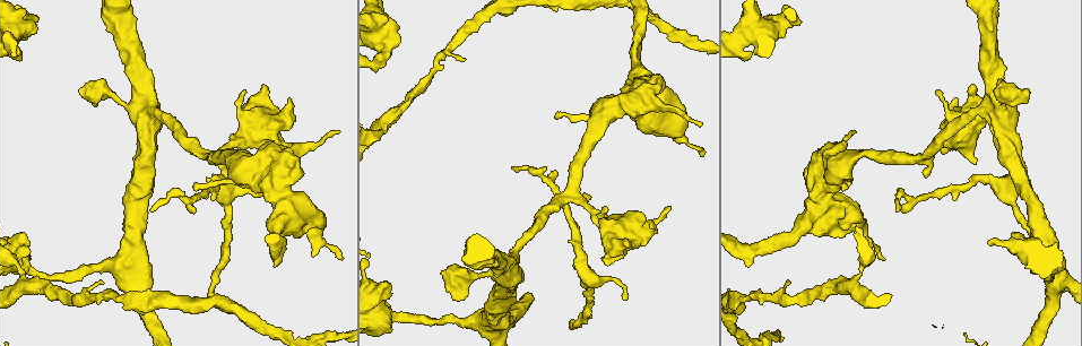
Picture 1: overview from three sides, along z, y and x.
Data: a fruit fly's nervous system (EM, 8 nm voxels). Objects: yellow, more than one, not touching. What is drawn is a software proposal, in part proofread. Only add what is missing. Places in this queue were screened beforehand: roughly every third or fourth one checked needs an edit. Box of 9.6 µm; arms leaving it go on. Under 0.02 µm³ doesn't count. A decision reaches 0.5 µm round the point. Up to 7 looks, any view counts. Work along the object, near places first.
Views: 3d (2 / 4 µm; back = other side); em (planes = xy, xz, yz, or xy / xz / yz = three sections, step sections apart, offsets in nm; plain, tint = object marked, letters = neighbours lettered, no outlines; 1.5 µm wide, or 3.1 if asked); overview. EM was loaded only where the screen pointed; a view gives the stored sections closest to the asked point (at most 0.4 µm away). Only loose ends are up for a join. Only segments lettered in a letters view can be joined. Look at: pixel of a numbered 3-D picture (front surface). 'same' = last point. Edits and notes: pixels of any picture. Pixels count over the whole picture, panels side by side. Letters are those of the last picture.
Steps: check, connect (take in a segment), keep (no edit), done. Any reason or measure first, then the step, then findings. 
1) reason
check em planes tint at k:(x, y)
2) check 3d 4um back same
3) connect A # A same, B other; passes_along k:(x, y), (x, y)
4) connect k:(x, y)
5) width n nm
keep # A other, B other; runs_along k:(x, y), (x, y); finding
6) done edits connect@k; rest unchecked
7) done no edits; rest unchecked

free end
check em planes letters at 1:(749, 57)

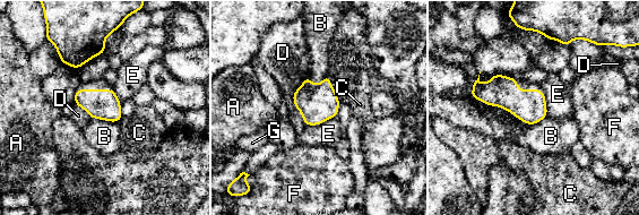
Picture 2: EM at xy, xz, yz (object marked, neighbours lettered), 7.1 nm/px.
width 220 nm
keep # A other, B other, C other, D other, E other, F other, G other; border 2:(336, 115), (317, 125), (307, 126); no lettered segment goes on from it

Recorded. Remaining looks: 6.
branch stops here
check em xy step 4 plain at 1:(102, 280)

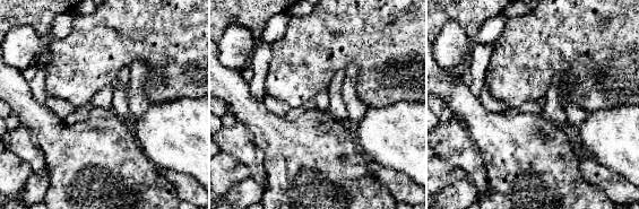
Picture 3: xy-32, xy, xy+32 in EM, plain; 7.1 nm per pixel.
what lies round it
check em xy step 4 letters same

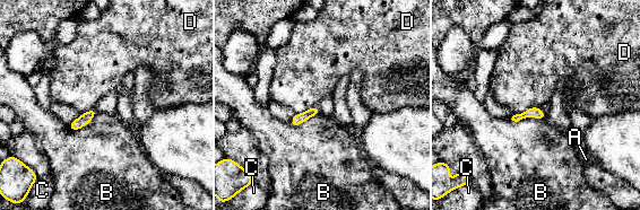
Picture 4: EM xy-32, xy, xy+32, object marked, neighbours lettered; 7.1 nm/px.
keep # A other, B other, C other, D other; border 4:(81, 114), (69, 124); none of them fits

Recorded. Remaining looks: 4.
thin end
check em planes tint at 1:(512, 168)

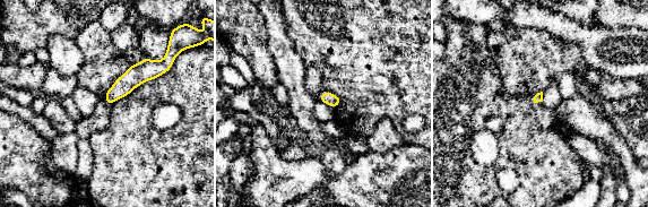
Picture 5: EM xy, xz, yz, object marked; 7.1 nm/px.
what lies round it
check em planes letters same

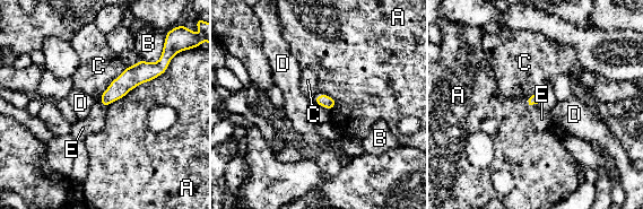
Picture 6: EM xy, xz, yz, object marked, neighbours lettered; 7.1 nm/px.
connect E # A other, B other, C other, D other, E same; passes_along 6:(533, 99), (532, 104), (541, 119); it goes on there

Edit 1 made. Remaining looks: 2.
done edits connect@6; rest unchecked

